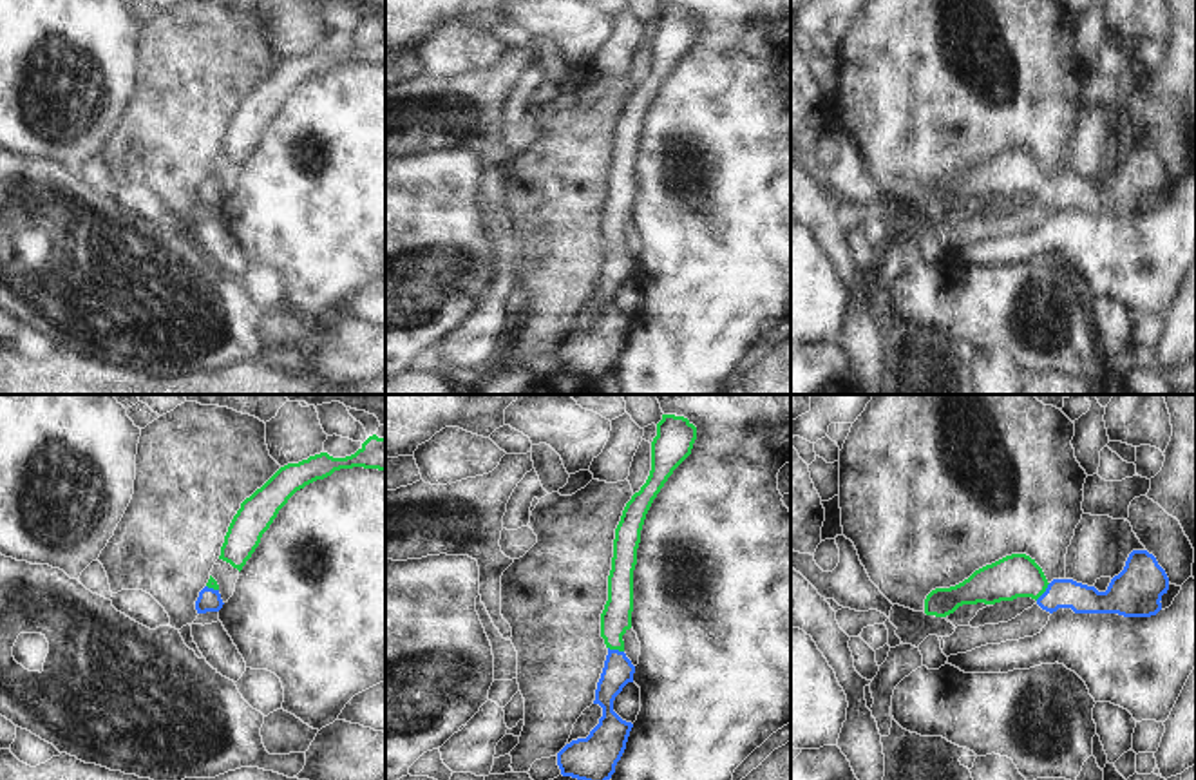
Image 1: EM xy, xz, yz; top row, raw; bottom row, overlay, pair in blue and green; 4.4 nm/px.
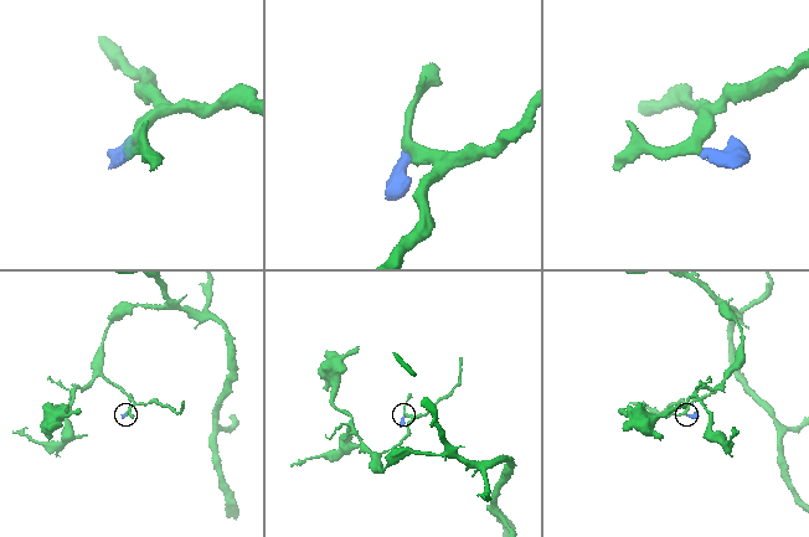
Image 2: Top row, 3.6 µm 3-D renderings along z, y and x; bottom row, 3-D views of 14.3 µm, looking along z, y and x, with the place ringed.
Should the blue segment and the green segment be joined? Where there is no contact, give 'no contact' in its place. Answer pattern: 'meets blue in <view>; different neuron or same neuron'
meets blue in yz; same neuron

